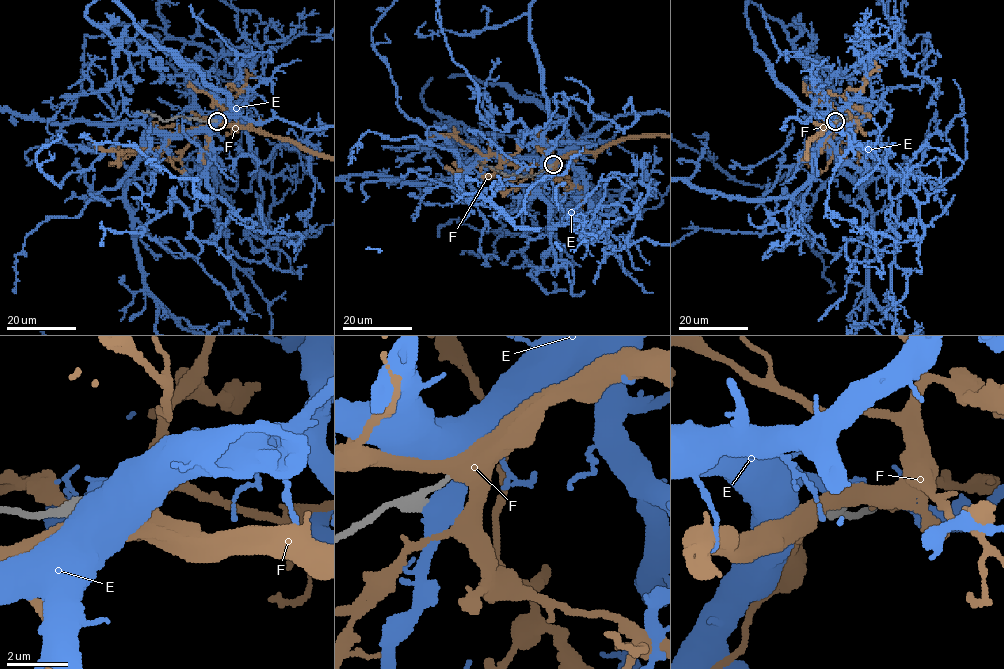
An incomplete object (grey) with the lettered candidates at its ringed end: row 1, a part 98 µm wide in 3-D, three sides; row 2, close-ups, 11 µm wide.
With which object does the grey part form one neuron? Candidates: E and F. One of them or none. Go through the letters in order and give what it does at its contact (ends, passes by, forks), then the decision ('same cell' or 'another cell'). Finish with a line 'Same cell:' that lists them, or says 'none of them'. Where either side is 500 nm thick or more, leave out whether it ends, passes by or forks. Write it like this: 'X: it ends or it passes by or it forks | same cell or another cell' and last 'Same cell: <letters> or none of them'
E: another cell
F: it forks | another cell
Same cell: none of them

